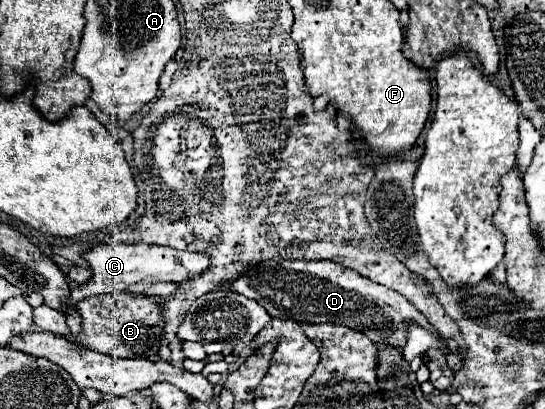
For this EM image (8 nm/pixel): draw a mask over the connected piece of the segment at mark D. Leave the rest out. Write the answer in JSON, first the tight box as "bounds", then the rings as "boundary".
{"bounds":[229,260,439,346],"boundary":[[[265,260],[259,266],[247,270],[241,278],[229,284],[231,290],[257,300],[273,318],[297,320],[303,324],[331,322],[345,324],[367,334],[375,344],[403,346],[405,324],[415,322],[429,328],[435,336],[439,332],[427,322],[427,318],[399,292],[389,290],[377,282],[371,282],[357,272],[343,268],[335,262],[307,262],[307,260]]]}

